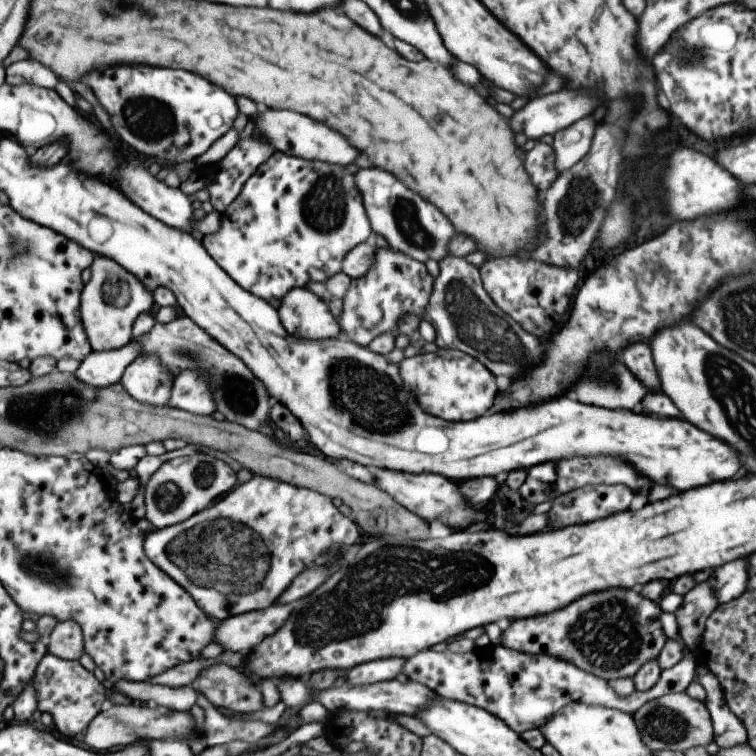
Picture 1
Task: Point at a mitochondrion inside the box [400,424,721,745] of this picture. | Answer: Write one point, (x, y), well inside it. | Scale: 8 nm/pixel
(605, 635)

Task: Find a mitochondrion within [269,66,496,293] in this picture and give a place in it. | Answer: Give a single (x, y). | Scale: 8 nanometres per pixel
(323, 208)

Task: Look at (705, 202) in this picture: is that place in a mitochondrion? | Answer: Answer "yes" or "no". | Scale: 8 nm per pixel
no

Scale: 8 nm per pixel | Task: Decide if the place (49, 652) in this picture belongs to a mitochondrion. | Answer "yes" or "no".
no

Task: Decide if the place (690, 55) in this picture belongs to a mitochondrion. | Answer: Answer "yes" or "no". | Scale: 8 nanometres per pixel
yes

